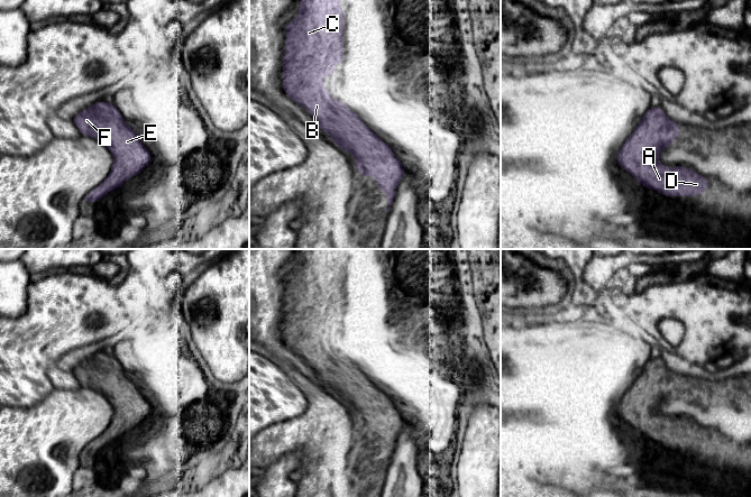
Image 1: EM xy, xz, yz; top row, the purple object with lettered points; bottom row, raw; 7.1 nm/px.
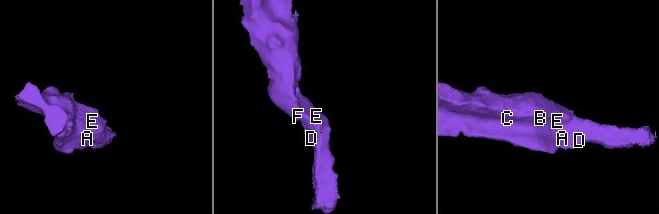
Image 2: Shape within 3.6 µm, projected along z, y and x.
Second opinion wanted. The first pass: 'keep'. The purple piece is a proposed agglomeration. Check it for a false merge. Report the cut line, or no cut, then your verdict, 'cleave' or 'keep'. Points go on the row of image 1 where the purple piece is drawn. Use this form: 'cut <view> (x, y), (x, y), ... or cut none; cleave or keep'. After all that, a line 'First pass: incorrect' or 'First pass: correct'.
cut none; keep
First pass: correct

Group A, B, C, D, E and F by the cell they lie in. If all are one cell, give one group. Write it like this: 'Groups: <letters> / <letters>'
Groups: A B C D E F

